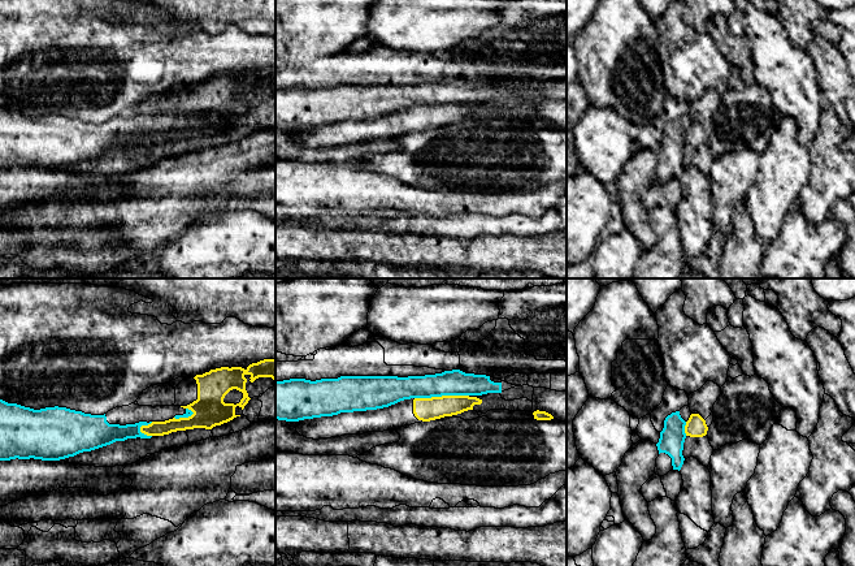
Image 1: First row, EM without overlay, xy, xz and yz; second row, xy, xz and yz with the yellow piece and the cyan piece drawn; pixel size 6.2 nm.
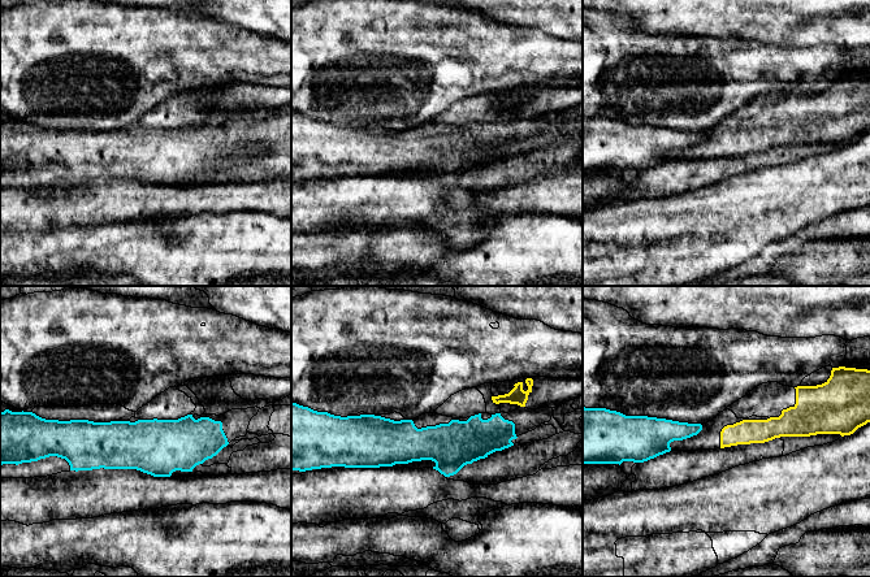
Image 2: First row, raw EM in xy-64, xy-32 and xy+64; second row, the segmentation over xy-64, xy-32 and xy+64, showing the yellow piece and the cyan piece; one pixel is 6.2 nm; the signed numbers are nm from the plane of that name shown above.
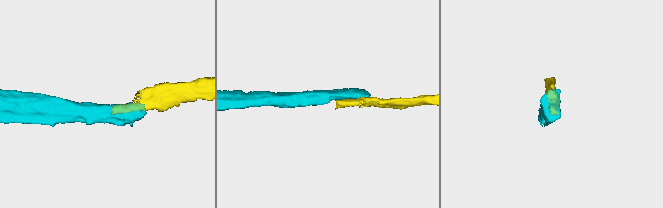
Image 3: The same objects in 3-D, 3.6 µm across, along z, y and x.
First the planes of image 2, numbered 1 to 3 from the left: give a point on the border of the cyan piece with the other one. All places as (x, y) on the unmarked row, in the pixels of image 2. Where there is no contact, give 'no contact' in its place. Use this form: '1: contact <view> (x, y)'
1: no contact
2: no contact
3: no contact

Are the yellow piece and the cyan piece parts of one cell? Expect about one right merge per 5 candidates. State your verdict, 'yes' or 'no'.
no

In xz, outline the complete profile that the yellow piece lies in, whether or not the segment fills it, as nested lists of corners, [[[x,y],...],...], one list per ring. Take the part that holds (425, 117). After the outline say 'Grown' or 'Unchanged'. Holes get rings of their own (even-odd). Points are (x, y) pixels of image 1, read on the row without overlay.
[[[469,104],[411,107],[377,118],[340,121],[333,125],[304,128],[296,134],[296,141],[313,148],[383,141],[415,131],[457,124],[473,118],[474,113],[481,112],[482,108]]]. Grown

